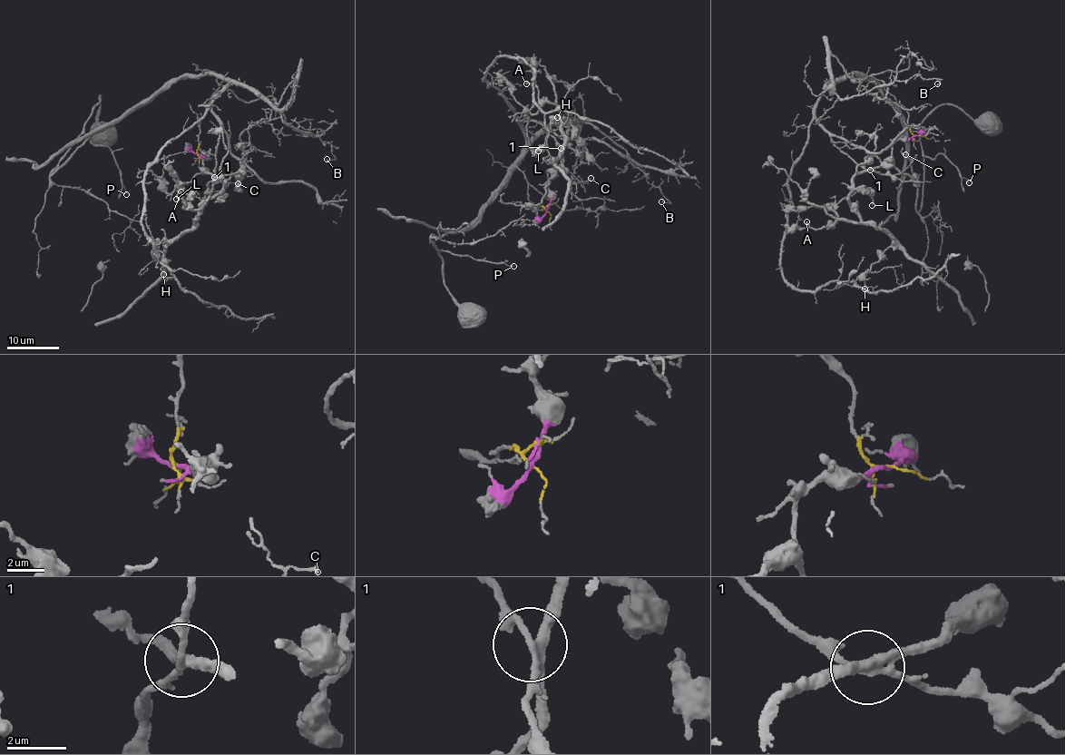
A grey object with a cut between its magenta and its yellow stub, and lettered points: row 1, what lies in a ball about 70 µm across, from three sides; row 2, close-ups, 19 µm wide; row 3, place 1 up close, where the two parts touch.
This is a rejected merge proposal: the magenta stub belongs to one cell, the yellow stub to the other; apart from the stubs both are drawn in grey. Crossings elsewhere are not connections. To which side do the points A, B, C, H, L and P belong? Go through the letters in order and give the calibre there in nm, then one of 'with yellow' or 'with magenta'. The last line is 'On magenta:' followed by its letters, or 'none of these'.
A: 170 nm | with magenta
B: 140 nm | with yellow
C: 150 nm | with yellow
H: 130 nm | with magenta
L: 160 nm | with magenta
P: 100 nm | with yellow
On magenta: A, H, L

